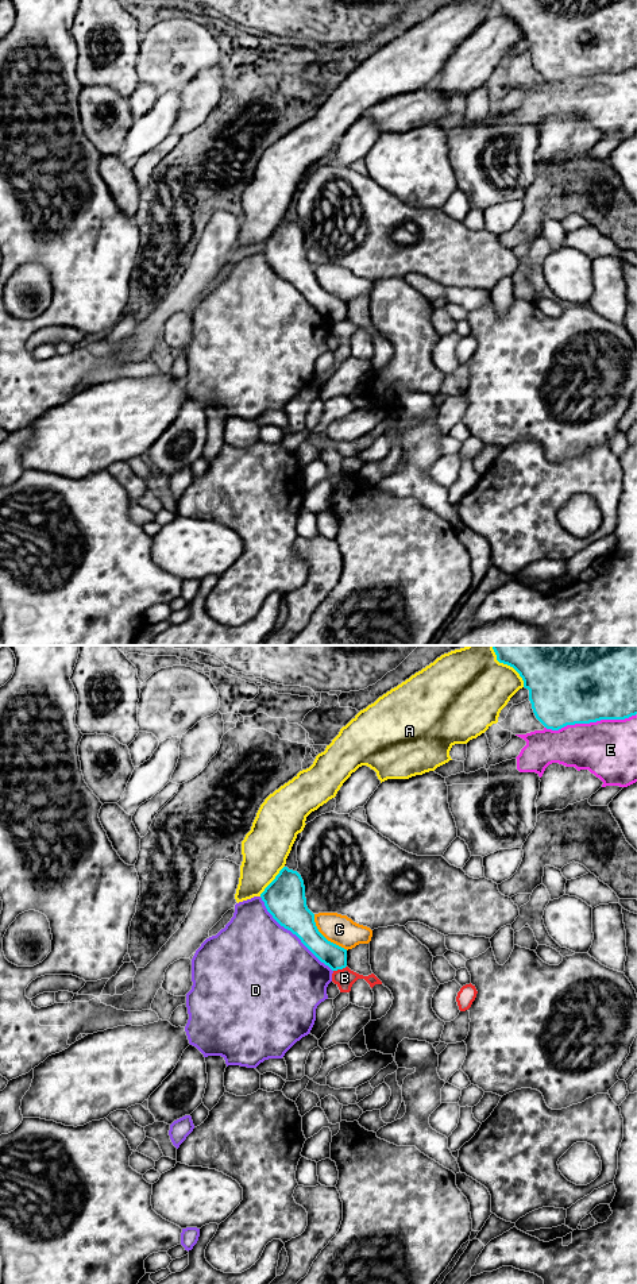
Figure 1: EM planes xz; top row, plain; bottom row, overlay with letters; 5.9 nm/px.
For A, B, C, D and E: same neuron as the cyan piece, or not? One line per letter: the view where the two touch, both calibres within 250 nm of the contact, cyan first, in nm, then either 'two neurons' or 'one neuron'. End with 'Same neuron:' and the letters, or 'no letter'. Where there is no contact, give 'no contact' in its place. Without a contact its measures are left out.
A: xz | 240/280 nm | two neurons
B: xz | 140/120 nm | two neurons
C: xz | 200/180 nm | two neurons
D: xz | 240/500 nm | two neurons
E: xz | 500/340 nm | two neurons
Same neuron: no letter

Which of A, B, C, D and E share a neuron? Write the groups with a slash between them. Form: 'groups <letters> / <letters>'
groups A / B / C / D / E

